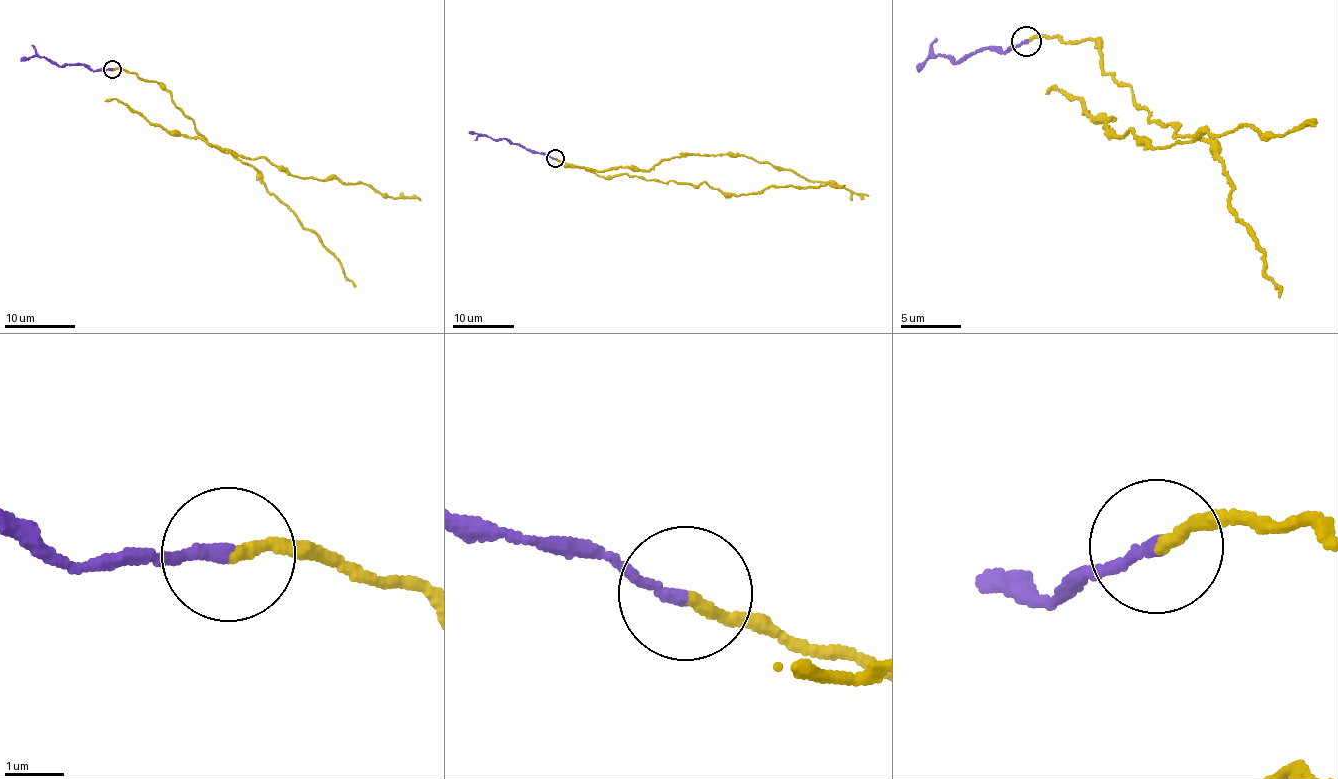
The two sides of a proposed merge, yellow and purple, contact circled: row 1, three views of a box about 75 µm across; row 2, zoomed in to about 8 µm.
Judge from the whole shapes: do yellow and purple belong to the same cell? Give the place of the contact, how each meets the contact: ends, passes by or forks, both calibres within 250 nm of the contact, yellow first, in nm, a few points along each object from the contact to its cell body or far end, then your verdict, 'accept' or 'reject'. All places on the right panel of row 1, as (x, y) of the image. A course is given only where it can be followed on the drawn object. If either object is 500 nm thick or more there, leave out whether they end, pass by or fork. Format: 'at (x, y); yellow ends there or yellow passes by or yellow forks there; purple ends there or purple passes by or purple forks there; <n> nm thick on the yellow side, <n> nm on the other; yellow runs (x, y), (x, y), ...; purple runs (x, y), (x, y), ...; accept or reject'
at (1026, 41); yellow ends there; purple ends there; 200 nm thick on the yellow side, 220 nm on the other; yellow runs (1027, 40), (1095, 41), (1131, 91), (1132, 105), (1105, 125), (1153, 148), (1250, 123), (1270, 136), (1316, 126); purple runs (1027, 40), (1000, 53), (979, 50), (957, 61), (930, 56), (918, 73); reject

